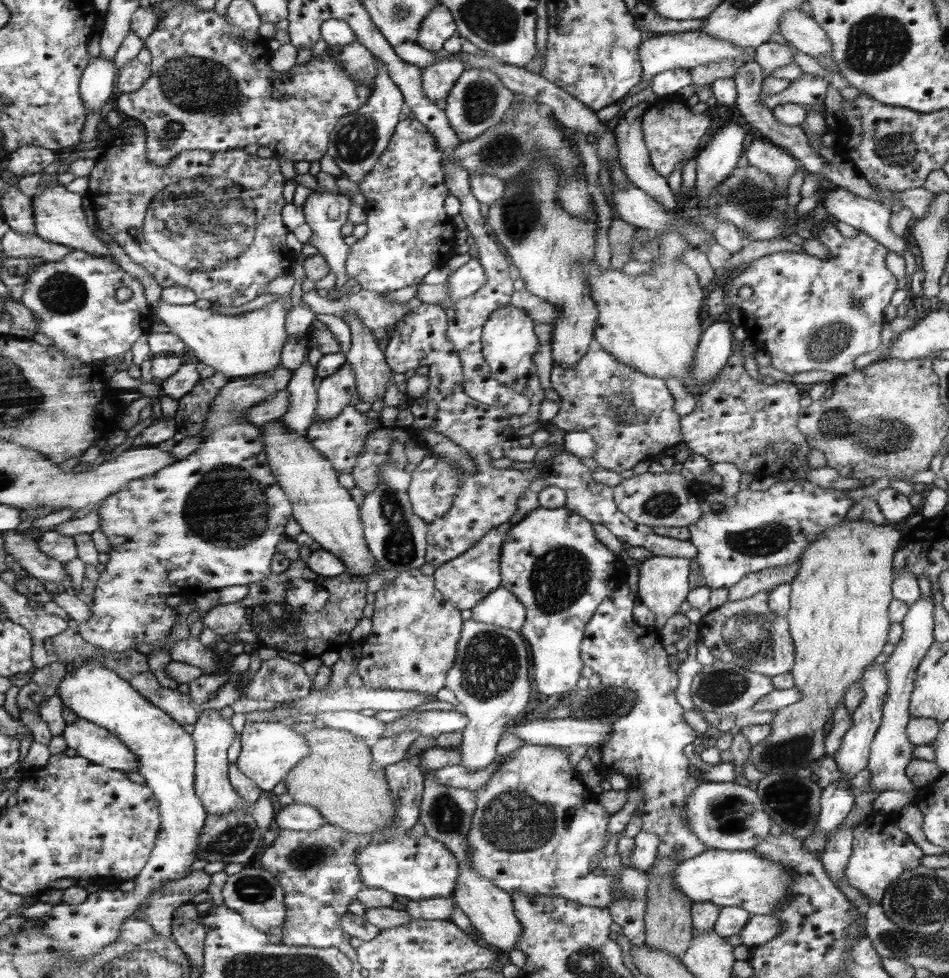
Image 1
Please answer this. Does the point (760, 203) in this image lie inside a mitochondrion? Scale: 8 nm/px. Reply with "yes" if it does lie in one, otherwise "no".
yes

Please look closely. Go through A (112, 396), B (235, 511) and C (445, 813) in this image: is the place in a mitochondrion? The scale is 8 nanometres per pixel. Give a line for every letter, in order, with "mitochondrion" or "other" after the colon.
A: other
B: mitochondrion
C: mitochondrion

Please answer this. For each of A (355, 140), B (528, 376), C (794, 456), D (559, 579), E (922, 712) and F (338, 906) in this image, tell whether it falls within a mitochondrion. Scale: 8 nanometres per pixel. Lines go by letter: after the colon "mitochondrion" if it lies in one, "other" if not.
A: mitochondrion
B: other
C: other
D: mitochondrion
E: other
F: other

